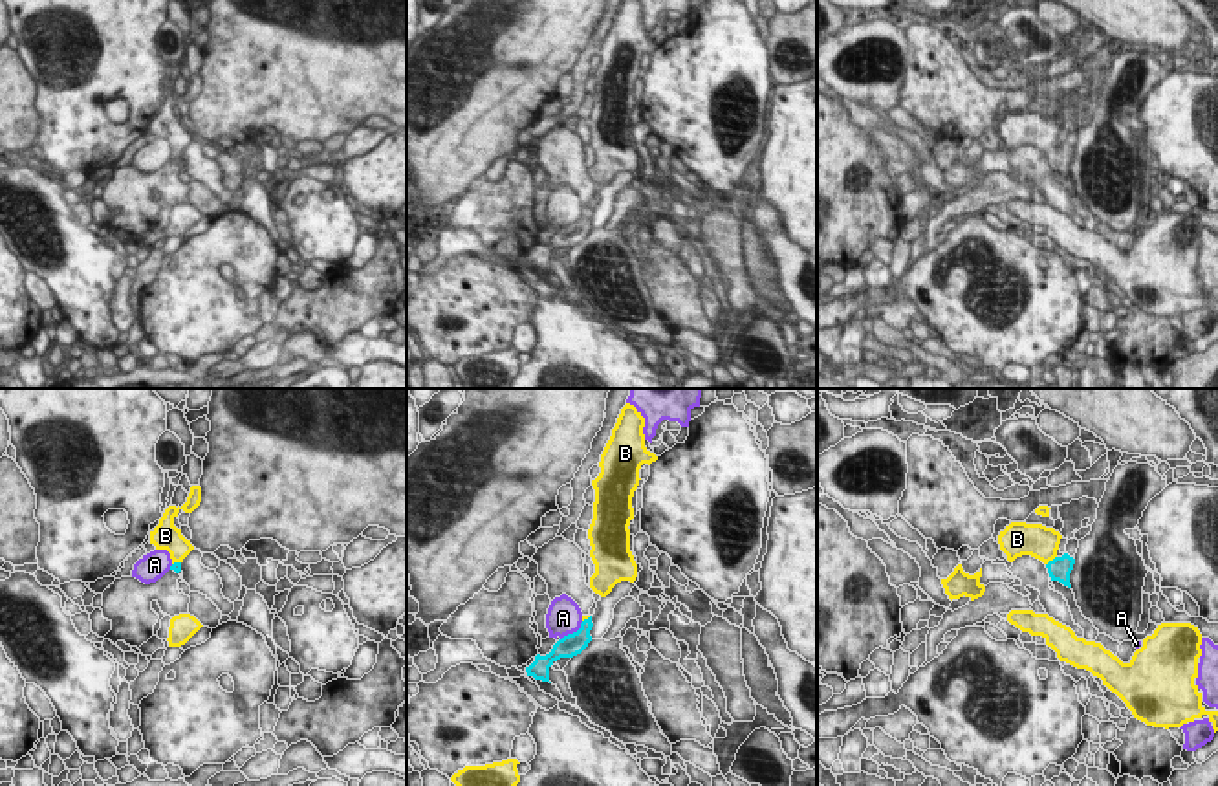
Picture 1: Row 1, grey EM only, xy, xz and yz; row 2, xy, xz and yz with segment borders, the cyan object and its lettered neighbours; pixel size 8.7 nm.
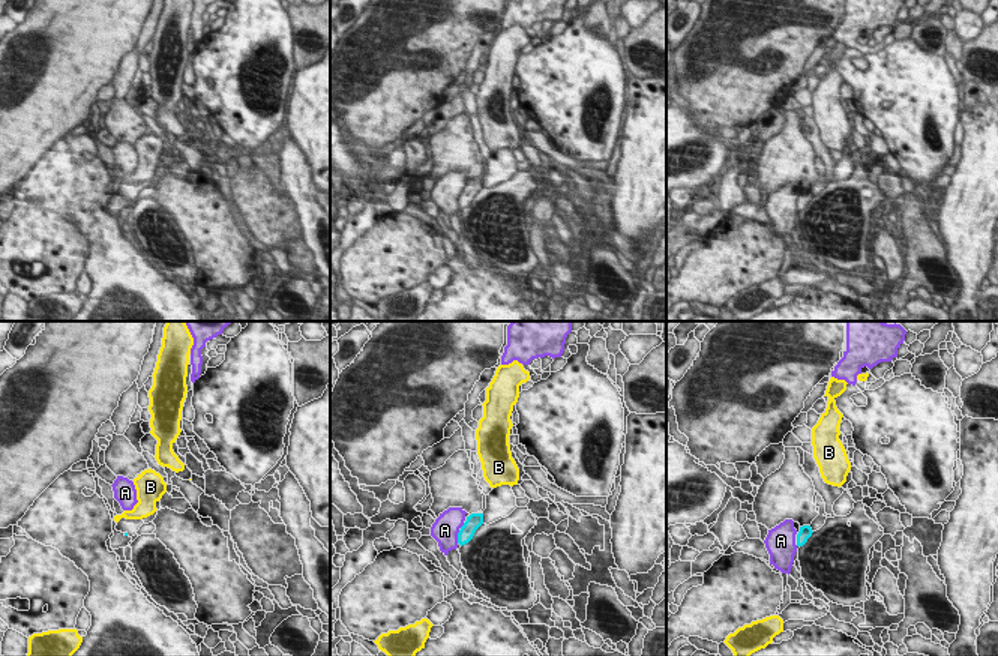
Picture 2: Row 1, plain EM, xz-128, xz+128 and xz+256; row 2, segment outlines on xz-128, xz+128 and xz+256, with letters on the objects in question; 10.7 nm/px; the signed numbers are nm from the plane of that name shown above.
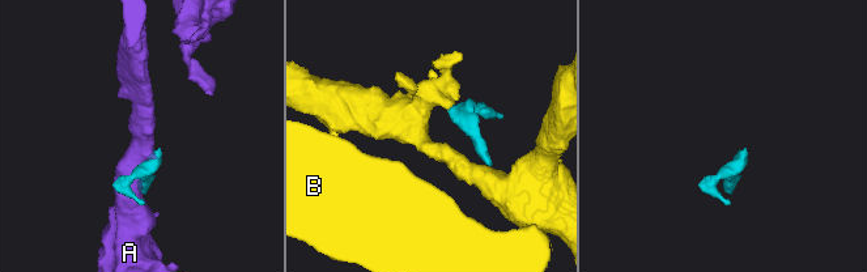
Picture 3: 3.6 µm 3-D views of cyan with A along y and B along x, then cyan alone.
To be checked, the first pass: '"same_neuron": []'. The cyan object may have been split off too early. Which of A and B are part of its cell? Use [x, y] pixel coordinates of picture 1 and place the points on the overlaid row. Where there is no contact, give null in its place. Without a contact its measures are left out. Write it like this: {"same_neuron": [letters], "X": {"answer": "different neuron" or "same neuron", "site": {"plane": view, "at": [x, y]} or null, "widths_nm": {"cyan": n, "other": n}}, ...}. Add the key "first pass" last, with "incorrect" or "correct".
{"same_neuron": ["B"], "A": {"answer": "different neuron", "site": {"plane": "xz", "at": [574, 633]}, "widths_nm": {"cyan": 200, "other": 300}}, "B": {"answer": "same neuron", "site": {"plane": "yz", "at": [1050, 561]}, "widths_nm": {"cyan": 200, "other": 280}}, "first pass": "incorrect"}

